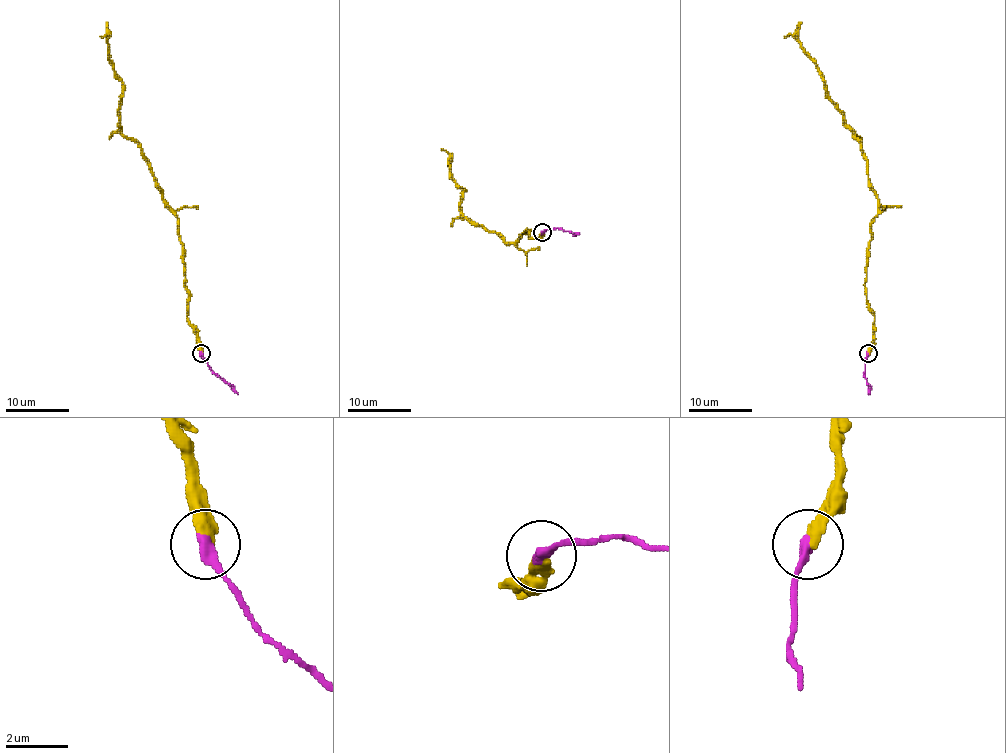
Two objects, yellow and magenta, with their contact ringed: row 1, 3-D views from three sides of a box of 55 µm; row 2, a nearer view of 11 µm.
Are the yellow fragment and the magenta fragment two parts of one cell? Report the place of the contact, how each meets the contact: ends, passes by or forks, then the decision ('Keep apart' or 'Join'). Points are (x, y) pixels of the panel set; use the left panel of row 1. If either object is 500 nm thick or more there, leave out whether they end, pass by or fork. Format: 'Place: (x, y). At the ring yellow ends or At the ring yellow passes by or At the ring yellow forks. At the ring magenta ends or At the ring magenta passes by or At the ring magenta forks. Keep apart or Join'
Place: (201, 353). At the ring yellow ends. At the ring magenta ends. Keep apart

